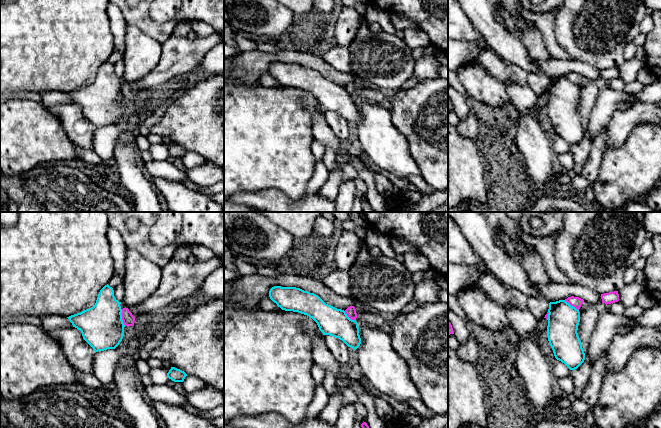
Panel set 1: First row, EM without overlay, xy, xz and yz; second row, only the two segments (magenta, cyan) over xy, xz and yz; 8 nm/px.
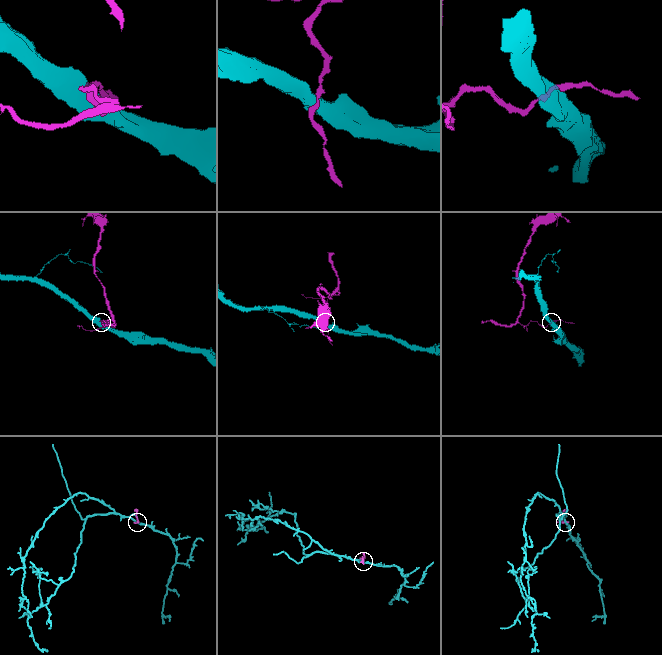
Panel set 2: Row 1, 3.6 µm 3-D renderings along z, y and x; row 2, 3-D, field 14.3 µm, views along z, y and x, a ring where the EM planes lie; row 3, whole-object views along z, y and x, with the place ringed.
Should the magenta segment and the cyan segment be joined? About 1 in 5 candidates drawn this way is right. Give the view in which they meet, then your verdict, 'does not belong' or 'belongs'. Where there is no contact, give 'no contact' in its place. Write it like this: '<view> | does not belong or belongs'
xy | does not belong

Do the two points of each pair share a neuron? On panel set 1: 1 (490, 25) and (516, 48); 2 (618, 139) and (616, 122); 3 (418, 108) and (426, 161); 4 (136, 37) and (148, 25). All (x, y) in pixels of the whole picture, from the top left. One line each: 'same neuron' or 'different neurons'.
1: same neuron
2: same neuron
3: same neuron
4: different neurons

